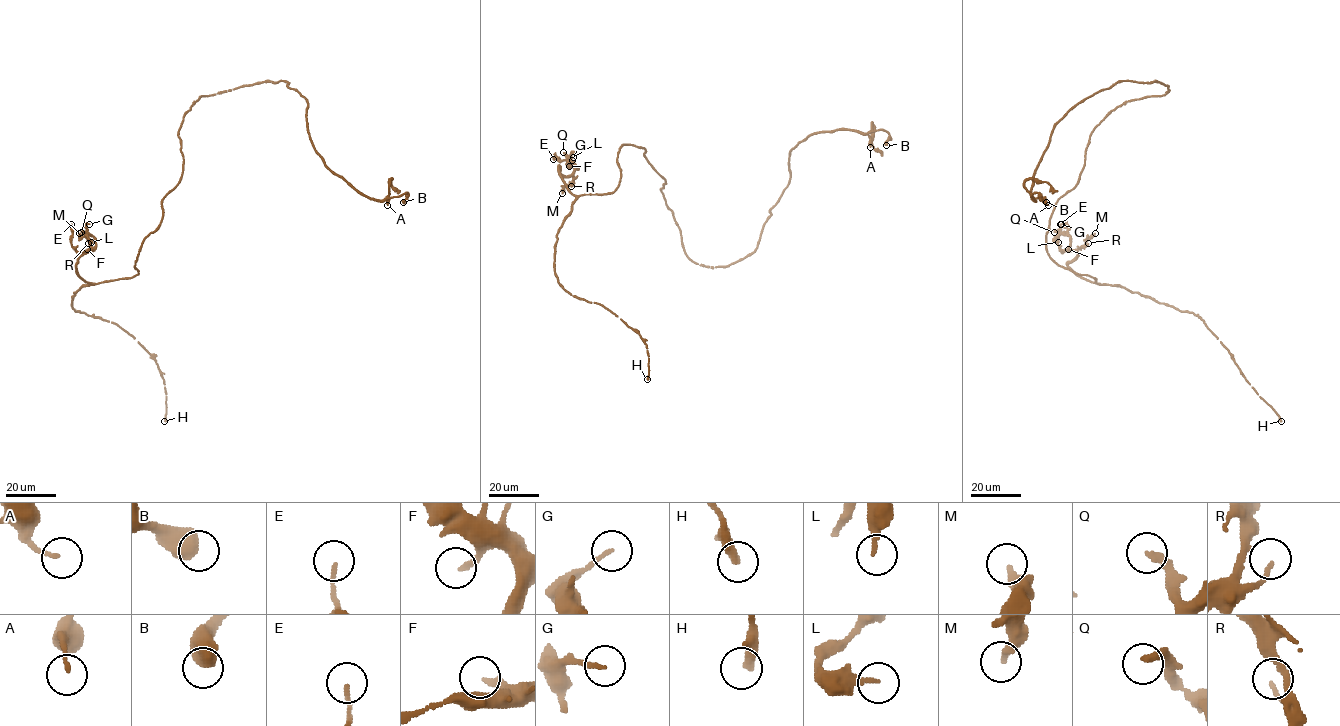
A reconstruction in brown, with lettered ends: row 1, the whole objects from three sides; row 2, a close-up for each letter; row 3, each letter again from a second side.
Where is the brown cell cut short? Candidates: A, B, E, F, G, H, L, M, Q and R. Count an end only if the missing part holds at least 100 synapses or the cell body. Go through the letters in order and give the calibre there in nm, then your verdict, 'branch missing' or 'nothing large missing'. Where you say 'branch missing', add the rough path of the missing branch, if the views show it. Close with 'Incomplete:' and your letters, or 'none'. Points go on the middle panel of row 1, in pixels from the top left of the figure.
A: calibre 120 nm; nothing large missing
B: calibre 650 nm; nothing large missing
E: calibre 120 nm; nothing large missing
F: calibre 220 nm; nothing large missing
G: calibre 150 nm; nothing large missing
H: calibre 360 nm; nothing large missing
L: calibre 240 nm; nothing large missing
M: calibre 280 nm; nothing large missing
Q: calibre 320 nm; nothing large missing
R: calibre 130 nm; nothing large missing
Incomplete: none

